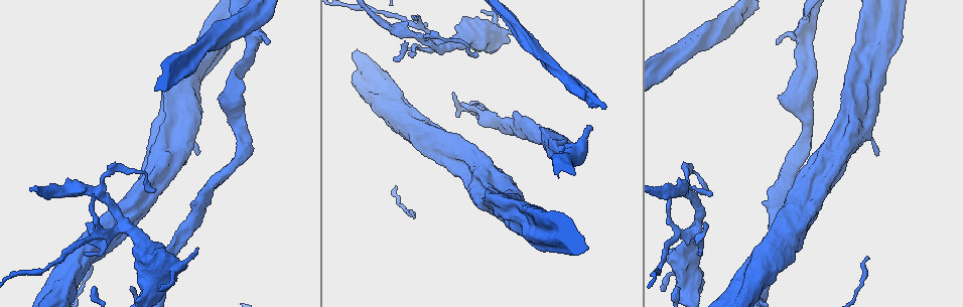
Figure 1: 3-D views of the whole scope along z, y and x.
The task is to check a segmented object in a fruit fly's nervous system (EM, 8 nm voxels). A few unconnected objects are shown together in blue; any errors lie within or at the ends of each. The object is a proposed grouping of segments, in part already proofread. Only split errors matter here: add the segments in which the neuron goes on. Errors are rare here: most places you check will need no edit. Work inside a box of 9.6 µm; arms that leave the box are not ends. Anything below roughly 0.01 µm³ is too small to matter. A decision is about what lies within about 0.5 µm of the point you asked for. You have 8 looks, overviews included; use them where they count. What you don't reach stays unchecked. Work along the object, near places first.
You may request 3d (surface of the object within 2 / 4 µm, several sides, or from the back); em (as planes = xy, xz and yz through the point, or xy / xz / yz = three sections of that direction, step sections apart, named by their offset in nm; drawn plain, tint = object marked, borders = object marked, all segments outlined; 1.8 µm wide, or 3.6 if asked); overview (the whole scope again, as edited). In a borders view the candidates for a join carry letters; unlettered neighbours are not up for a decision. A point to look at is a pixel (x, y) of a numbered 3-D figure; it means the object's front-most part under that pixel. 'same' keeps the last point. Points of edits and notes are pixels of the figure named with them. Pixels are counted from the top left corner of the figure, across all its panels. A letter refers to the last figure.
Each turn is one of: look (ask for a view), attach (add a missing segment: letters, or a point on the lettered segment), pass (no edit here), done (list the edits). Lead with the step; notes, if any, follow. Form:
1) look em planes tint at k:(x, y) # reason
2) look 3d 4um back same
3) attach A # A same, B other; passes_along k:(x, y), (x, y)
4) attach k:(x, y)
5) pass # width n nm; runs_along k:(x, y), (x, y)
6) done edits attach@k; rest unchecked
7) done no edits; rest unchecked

look 3d 4um back at 1:(462, 104) # stops while still wide

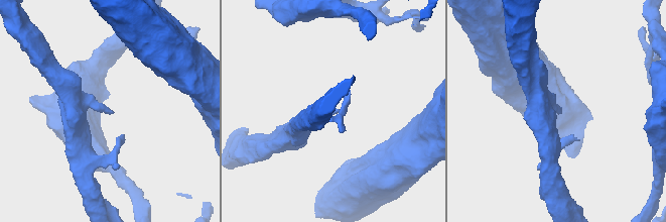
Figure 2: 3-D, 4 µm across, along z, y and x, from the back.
look em planes borders at 2:(337, 109)

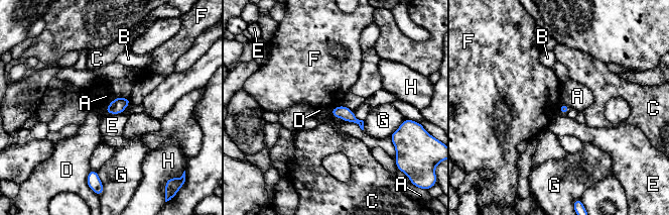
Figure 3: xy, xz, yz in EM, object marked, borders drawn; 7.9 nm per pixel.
pass # A other, B other, C other, D other, E other, F other, G other, H other; border 3:(342, 104), (329, 110); no lettered segment goes on from it

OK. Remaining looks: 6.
look em 3.6um xy step 8 borders at 1:(197, 249)

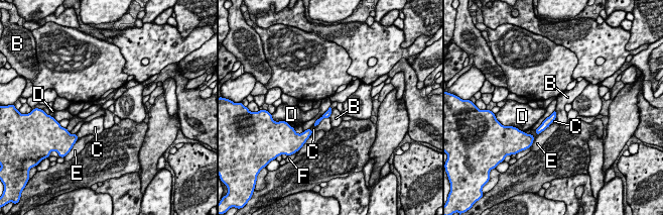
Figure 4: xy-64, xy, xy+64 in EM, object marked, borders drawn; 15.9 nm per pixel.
pass # B other, C other, D other, E other, F other; border 4:(333, 109), (328, 117); no lettered segment goes on from it

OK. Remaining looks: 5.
look 3d 4um at 1:(476, 56) # thin end

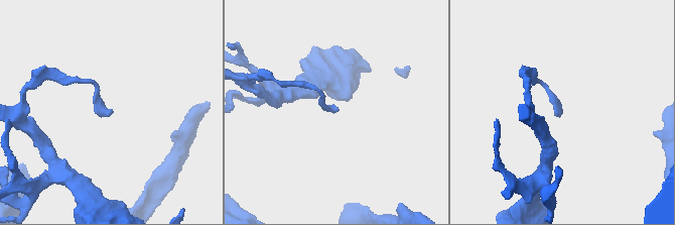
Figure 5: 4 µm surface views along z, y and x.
look em 3.6um xy step 8 plain at 5:(337, 110) # now the EM

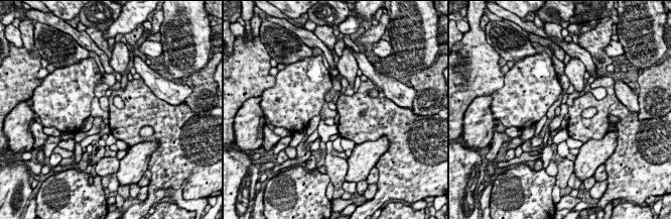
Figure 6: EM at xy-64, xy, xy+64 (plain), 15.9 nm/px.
look em 3.6um xy step 8 borders same # see the neighbours

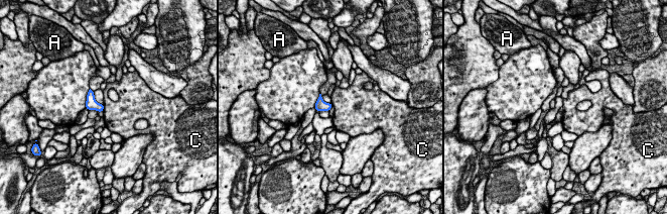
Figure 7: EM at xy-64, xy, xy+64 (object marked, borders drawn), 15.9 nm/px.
pass # longest_contact C 110 nm; A other, C other; border 7:(103, 104), (104, 110); none of them fits

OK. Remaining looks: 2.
look em planes plain at 1:(562, 155) # arms run side by side

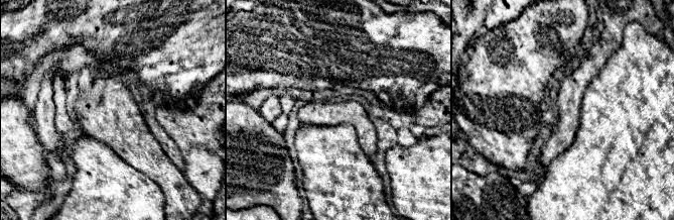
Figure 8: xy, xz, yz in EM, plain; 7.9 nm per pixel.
look em planes borders same # see the neighbours

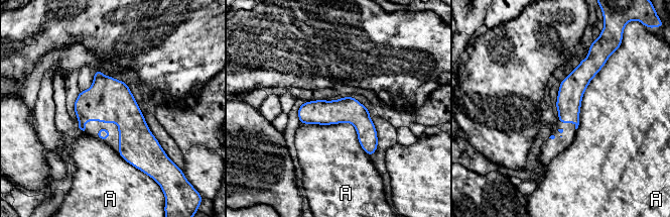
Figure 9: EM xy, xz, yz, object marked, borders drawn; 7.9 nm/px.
pass # A other; border 9:(301, 123), (349, 122), (370, 156); no lettered segment goes on from it

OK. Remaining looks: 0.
done no edits; rest unchecked

